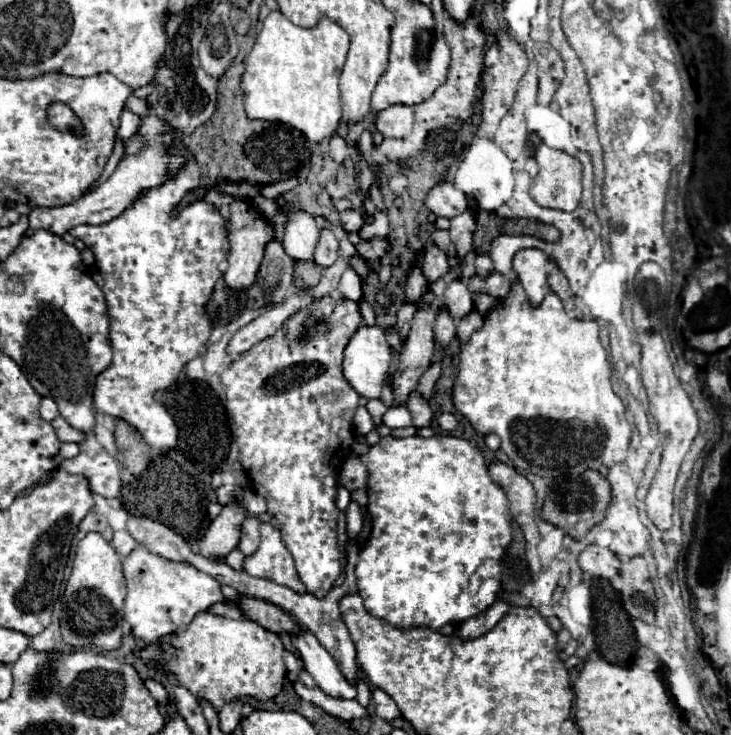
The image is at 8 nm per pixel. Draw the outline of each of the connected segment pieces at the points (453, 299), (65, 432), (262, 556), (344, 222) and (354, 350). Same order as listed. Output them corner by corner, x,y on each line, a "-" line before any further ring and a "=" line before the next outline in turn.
457,278
445,290
445,306
455,320
461,320
473,310
473,294
469,292
467,284
=
61,416
59,418
55,418
53,422
51,422
51,426
55,428
55,432
57,432
57,438
61,440
61,442
81,442
83,440
83,432
79,432
79,430
75,430
75,428
71,428
=
261,524
261,544
251,558
245,558
243,570
255,578
267,578
295,592
307,592
297,576
293,556
281,540
281,532
271,524
=
345,210
345,212
341,212
339,216
341,216
341,226
343,226
347,232
357,232
357,230
365,224
361,212
357,212
357,210
=
361,326
349,340
345,348
345,358
343,358
343,374
349,380
349,384
355,388
359,396
365,398
379,398
383,380
387,376
389,364
391,364
393,352
387,344
387,336
379,326

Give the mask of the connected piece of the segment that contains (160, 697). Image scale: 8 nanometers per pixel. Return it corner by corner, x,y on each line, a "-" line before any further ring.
149,678
149,680
145,680
145,684
147,684
151,696
153,696
157,702
161,702
161,704
167,702
167,692
165,692
165,688
163,688
159,682
155,682
155,680

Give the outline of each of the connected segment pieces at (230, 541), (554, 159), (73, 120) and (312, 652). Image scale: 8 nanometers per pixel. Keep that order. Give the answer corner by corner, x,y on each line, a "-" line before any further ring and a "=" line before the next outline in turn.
243,504
225,506
221,514
211,522
205,538
201,540
201,554
209,556
209,560
225,560
225,556
239,546
243,522
=
547,144
537,146
535,162
539,166
539,174
535,176
533,186
529,190
531,198
539,206
545,206
545,208
557,208
557,210
565,210
565,212
575,210
581,200
581,164
567,152
549,148
=
51,104
49,110
49,120
55,128
59,130
75,130
75,132
81,132
81,122
79,118
65,106
65,104
=
301,628
299,632
291,634
291,642
301,656
303,666
315,678
317,686
325,694
333,698
355,698
357,696
357,688
349,684
345,676
341,676
337,662
325,650
325,646
317,640
317,636
313,636
307,628

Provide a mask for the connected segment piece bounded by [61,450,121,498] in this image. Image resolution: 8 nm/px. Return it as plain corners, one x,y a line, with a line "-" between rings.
99,450
95,456
89,456
87,452
79,452
75,458
63,460
61,468
69,474
87,476
91,490
95,494
101,494
103,498
115,498
121,492
117,460
109,456
105,450

